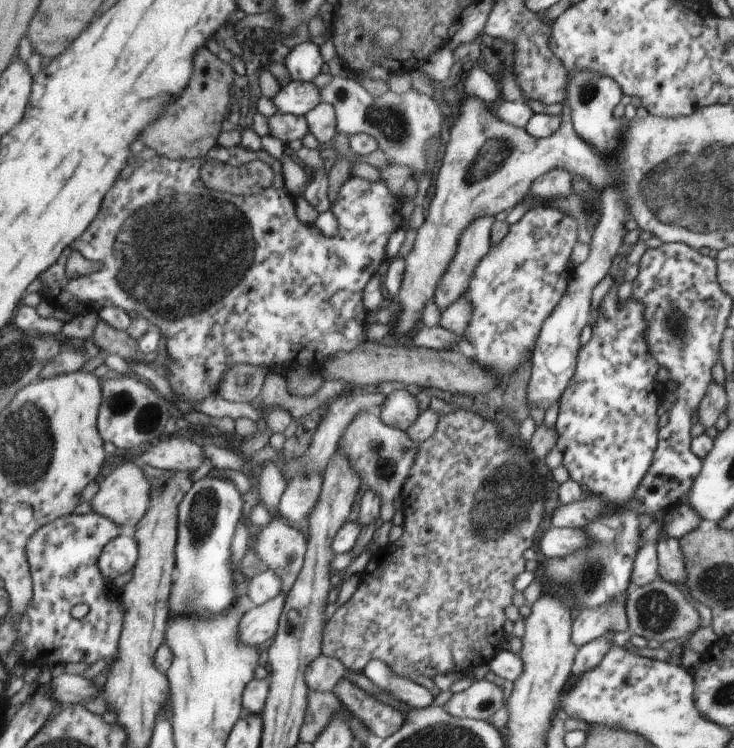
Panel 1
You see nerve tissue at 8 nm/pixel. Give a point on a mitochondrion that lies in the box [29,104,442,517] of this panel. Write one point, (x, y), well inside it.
(152, 264)

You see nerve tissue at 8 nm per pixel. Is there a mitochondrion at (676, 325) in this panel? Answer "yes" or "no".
yes

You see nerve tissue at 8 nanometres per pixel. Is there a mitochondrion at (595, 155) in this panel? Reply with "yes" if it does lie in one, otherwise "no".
no

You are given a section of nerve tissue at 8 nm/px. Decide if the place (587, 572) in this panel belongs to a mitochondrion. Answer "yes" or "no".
yes

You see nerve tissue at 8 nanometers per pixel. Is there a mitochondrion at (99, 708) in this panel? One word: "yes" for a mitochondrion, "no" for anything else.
no

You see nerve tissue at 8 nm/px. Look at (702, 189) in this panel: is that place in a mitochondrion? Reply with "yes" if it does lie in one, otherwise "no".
yes

